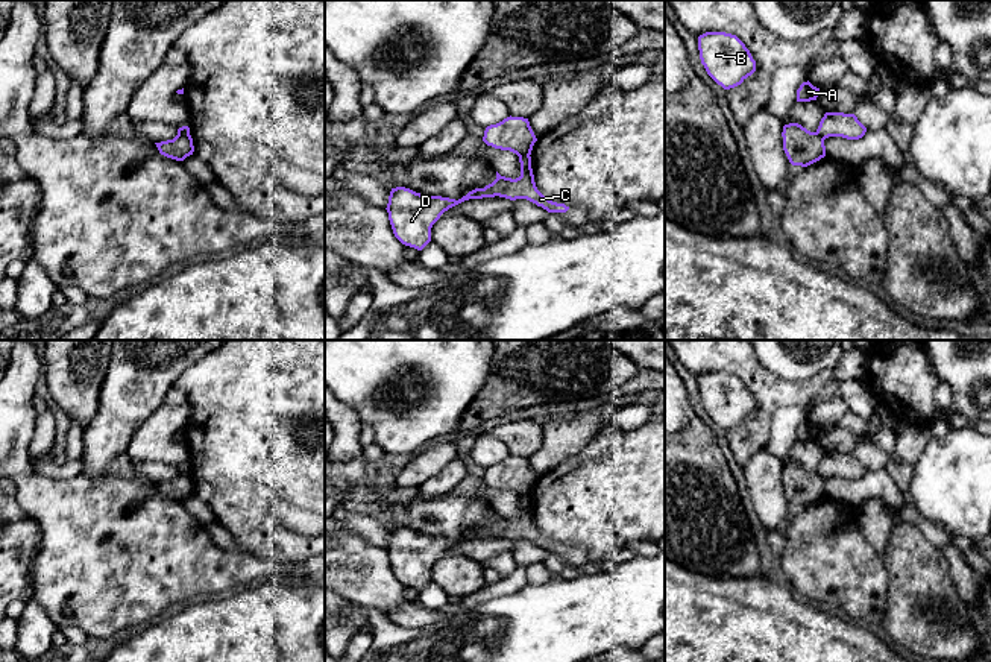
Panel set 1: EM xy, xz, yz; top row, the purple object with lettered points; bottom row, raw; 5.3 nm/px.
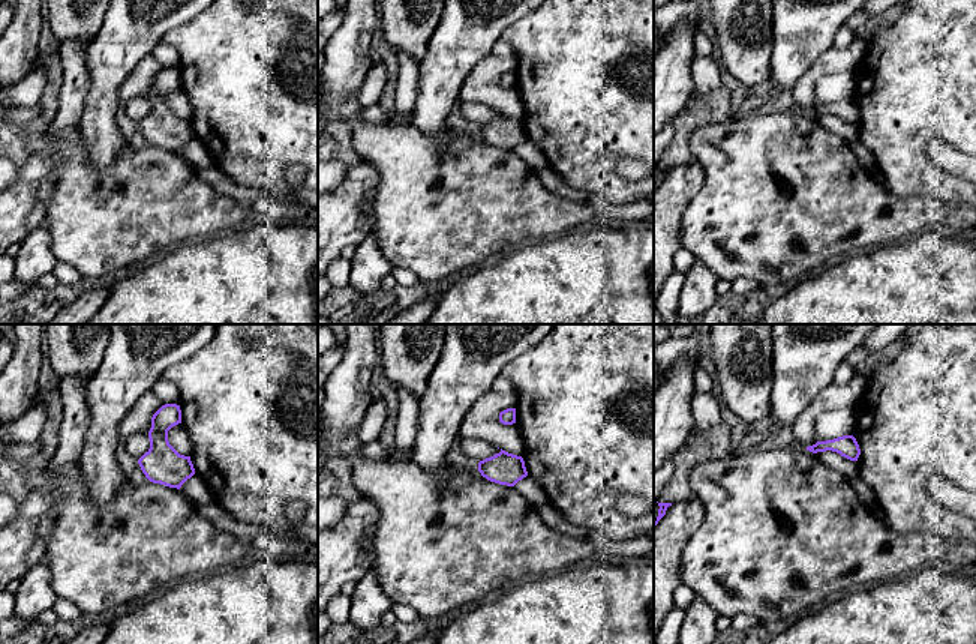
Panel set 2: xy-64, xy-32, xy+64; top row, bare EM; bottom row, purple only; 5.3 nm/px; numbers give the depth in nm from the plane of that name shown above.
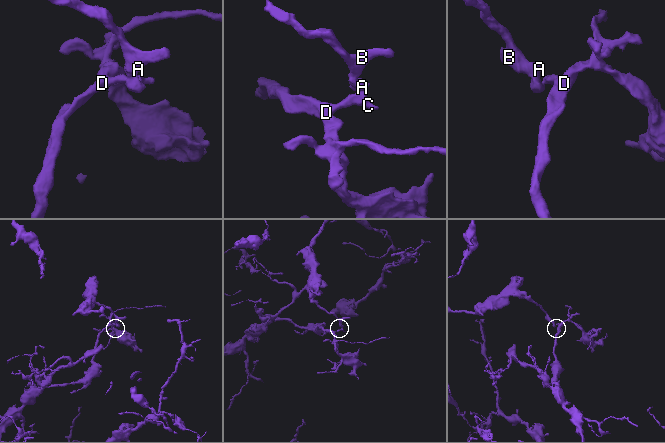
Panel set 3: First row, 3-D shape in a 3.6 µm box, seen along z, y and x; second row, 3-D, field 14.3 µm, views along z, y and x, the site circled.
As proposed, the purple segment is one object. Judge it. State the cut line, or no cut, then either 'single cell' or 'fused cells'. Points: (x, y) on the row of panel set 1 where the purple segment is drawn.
cut in xz along (528, 155), (519, 157); fused cells

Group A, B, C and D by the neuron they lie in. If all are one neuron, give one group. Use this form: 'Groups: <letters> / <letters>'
Groups: A B / C D

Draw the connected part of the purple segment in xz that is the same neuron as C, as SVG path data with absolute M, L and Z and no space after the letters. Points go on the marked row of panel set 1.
M519 156L521 176L516 179L501 176L484 188L475 188L461 199L428 196L405 187L392 188L387 203L389 220L395 237L405 246L422 251L431 241L431 228L449 208L483 197L527 199L548 213L566 213L569 206L545 197L536 187L531 156Z

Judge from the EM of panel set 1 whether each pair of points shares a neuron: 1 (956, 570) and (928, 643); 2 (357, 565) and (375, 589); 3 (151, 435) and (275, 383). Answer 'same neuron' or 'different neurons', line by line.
1: different neurons
2: same neuron
3: different neurons

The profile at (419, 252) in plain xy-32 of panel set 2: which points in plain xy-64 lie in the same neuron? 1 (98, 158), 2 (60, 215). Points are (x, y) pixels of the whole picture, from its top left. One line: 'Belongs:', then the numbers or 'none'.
Belongs: 2

